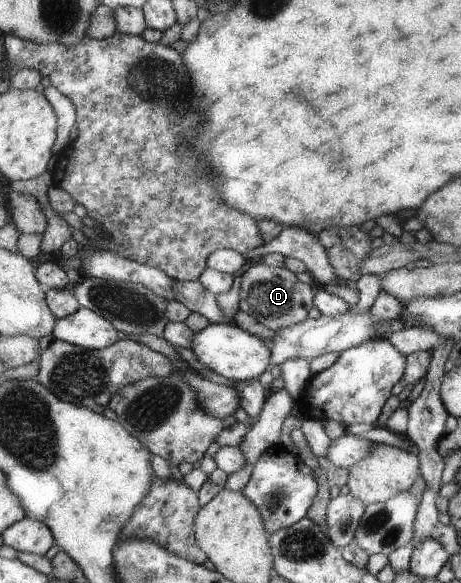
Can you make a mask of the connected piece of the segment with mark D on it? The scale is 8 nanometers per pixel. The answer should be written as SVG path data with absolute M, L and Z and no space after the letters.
M256 263L243 274L240 287L241 310L262 323L266 328L279 331L308 319L315 306L315 290L312 284L300 282L292 270Z

